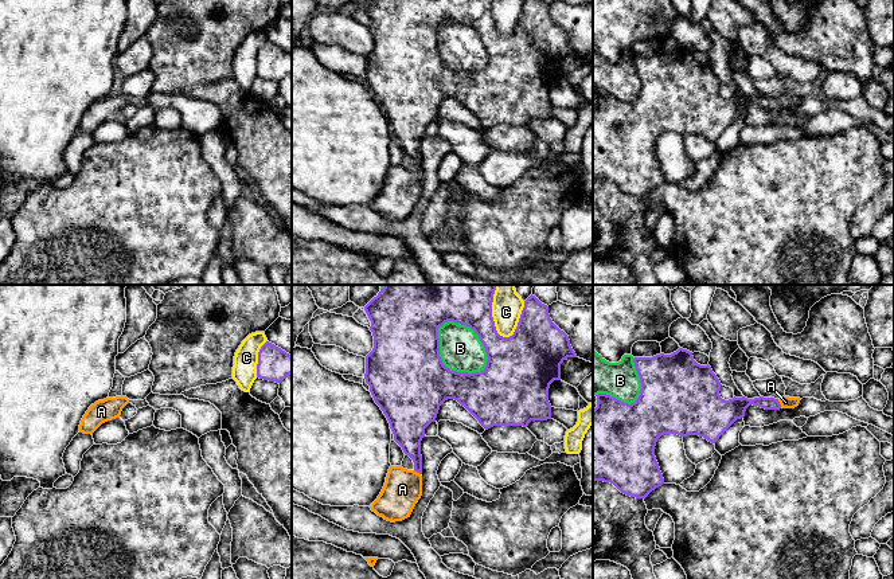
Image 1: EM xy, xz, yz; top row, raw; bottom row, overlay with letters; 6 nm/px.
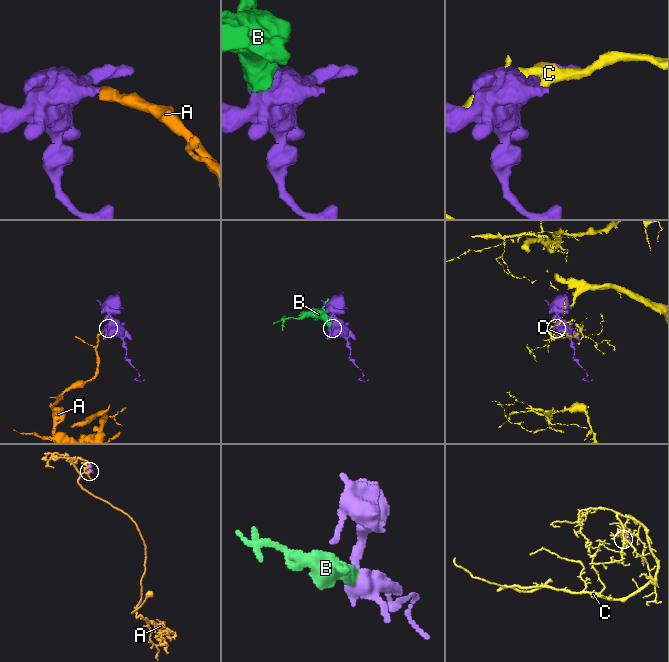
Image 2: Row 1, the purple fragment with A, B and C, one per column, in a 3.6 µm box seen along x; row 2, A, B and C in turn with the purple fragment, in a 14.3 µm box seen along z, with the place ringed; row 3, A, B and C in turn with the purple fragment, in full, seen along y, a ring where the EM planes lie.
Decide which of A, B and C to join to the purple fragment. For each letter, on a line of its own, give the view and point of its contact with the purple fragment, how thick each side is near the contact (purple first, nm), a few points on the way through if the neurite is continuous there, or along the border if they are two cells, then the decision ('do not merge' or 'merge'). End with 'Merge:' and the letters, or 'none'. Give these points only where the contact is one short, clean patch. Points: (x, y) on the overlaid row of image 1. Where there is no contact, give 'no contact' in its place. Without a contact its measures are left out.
A: contact yz (779, 403); calibres 110 and 70 nm; way yz (737, 406), (744, 402), (779, 403), (785, 402); merge
B: contact xz (446, 367); calibres 460 and 260 nm; do not merge
C: contact xz (491, 315); calibres 420 and 180 nm; do not merge
Merge: A

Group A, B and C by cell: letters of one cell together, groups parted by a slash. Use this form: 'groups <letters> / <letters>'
groups A / B / C

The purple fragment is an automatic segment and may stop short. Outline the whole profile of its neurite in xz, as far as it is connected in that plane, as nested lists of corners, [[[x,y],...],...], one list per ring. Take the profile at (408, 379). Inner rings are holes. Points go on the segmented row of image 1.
[[[384,285],[364,310],[371,321],[370,330],[374,336],[374,348],[366,356],[366,383],[375,403],[386,415],[394,441],[414,462],[414,469],[390,466],[384,486],[378,498],[371,504],[371,510],[387,521],[395,523],[410,517],[415,504],[422,496],[422,455],[421,441],[425,429],[436,422],[440,406],[454,399],[464,406],[485,429],[493,426],[523,426],[531,420],[551,419],[548,388],[554,380],[561,380],[561,364],[567,357],[577,357],[570,345],[569,336],[550,318],[548,306],[535,296],[524,301],[518,326],[512,336],[503,337],[497,333],[492,317],[492,302],[496,285]],[[453,321],[469,326],[479,336],[487,352],[487,365],[481,372],[456,372],[444,365],[440,356],[438,328]]]

